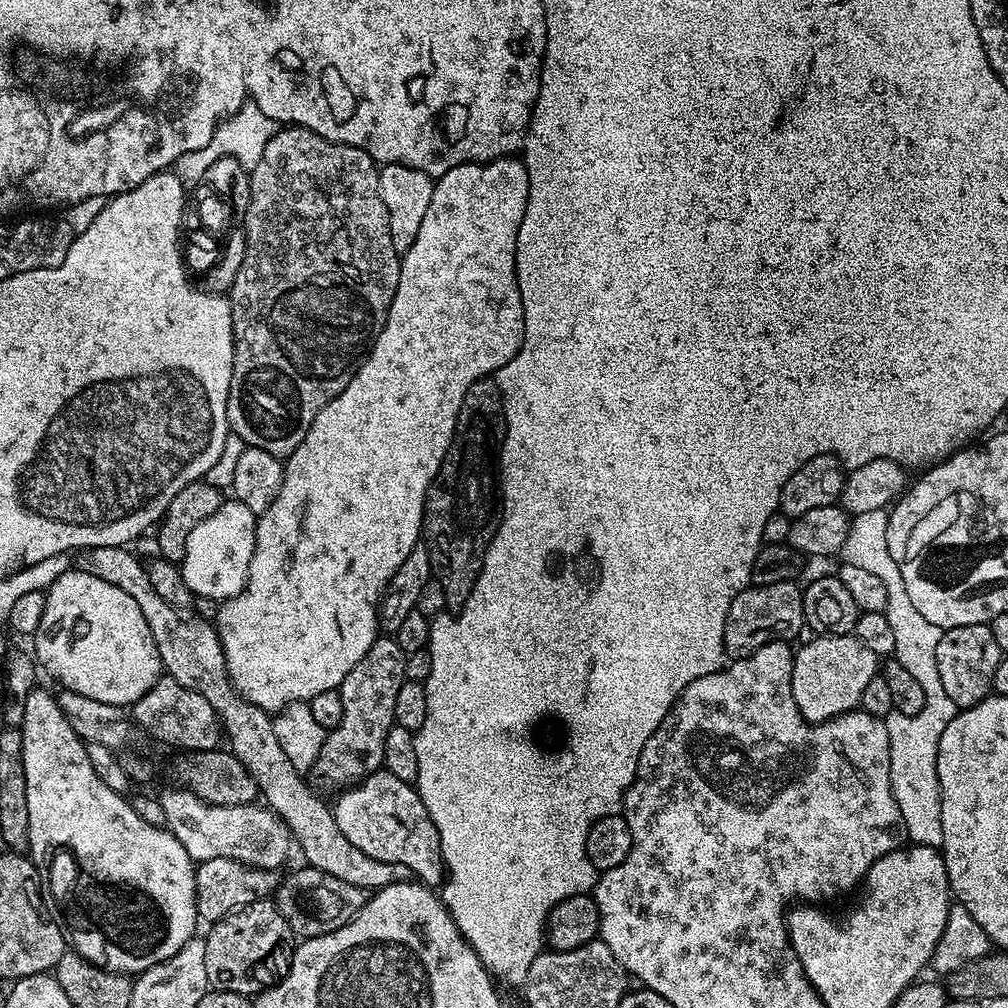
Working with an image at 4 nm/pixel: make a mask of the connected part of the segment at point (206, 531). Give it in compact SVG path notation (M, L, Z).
M228 498L214 510L214 514L210 514L210 518L198 522L198 526L190 530L190 538L186 538L186 554L178 567L193 597L205 596L223 602L244 589L250 558L254 558L257 519L257 513L242 506L242 502Z

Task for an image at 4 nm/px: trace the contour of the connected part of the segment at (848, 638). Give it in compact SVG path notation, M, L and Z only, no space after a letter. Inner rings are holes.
M820 634L809 644L795 649L792 658L792 697L798 706L798 710L804 715L804 719L810 724L821 724L844 712L859 709L863 690L870 683L870 678L878 675L878 658L874 650L869 650L854 634L834 636L831 634Z

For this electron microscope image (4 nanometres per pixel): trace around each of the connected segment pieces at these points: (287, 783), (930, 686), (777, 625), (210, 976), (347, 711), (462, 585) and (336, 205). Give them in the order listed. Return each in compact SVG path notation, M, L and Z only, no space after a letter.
M102 546L87 549L87 571L92 572L102 582L110 582L110 586L118 586L118 590L130 594L134 602L138 602L138 610L142 610L142 618L146 618L146 626L150 626L150 634L154 634L154 646L158 646L158 654L163 671L174 677L186 690L194 690L194 694L202 694L206 702L215 710L221 722L227 747L250 770L263 803L271 808L277 816L284 819L284 825L292 833L295 847L305 856L311 867L322 870L334 878L342 878L342 882L350 882L350 886L358 886L365 890L385 888L387 884L408 882L413 879L412 872L406 866L398 866L390 862L378 862L378 858L370 858L370 854L362 854L358 846L350 846L350 838L338 830L338 822L334 818L332 808L324 805L314 793L308 789L305 777L294 766L290 766L290 758L286 758L274 734L272 716L263 708L243 700L226 670L224 651L220 645L220 635L216 633L213 621L203 620L195 614L185 614L181 609L170 606L164 601L158 590L150 586L148 569L127 547Z
M888 584L884 591L886 607L883 611L894 630L895 659L900 660L902 666L912 664L911 672L920 672L920 680L924 680L924 705L916 716L889 714L883 717L890 738L890 786L894 802L898 802L898 810L902 810L908 840L912 844L940 850L943 849L944 839L942 798L936 773L938 742L942 738L942 730L946 730L958 711L954 698L950 698L942 686L942 678L938 678L938 668L932 668L932 660L928 660L928 656L932 656L932 648L938 650L942 630L918 614L914 602L910 602L910 594L906 594L906 588L900 588L900 584Z
M787 580L749 586L736 593L734 602L730 602L730 614L726 614L724 651L732 658L749 656L772 640L791 641L791 636L798 635L805 628L804 594L801 585Z
M271 899L250 902L237 912L231 912L226 918L207 929L208 936L203 937L206 946L206 978L209 989L217 992L237 992L252 998L261 991L262 984L252 980L248 971L256 968L290 933L286 918L277 910Z
M388 634L381 635L340 683L338 691L342 698L342 718L325 735L314 769L314 776L322 783L335 790L343 790L359 784L371 772L384 768L386 734L390 734L394 726L394 698L398 698L398 690L405 682L405 655L396 639Z
M495 379L475 380L466 390L452 441L424 499L422 544L430 558L431 579L442 586L446 605L452 610L459 610L470 598L488 543L500 527L502 480L498 461L505 427L504 397Z
M299 126L281 127L266 142L266 150L262 150L262 158L250 169L250 202L246 206L246 214L242 217L242 231L246 238L246 255L242 258L242 266L238 270L238 278L234 278L230 289L232 302L232 333L234 334L234 366L228 391L228 427L238 434L249 448L266 450L266 454L274 454L287 458L290 453L306 438L306 430L318 418L318 414L336 397L354 378L365 356L372 346L384 323L388 320L390 302L398 286L401 253L396 251L390 238L390 218L386 210L386 202L382 202L380 193L380 173L377 161L366 150L355 148L353 144L337 144Z

